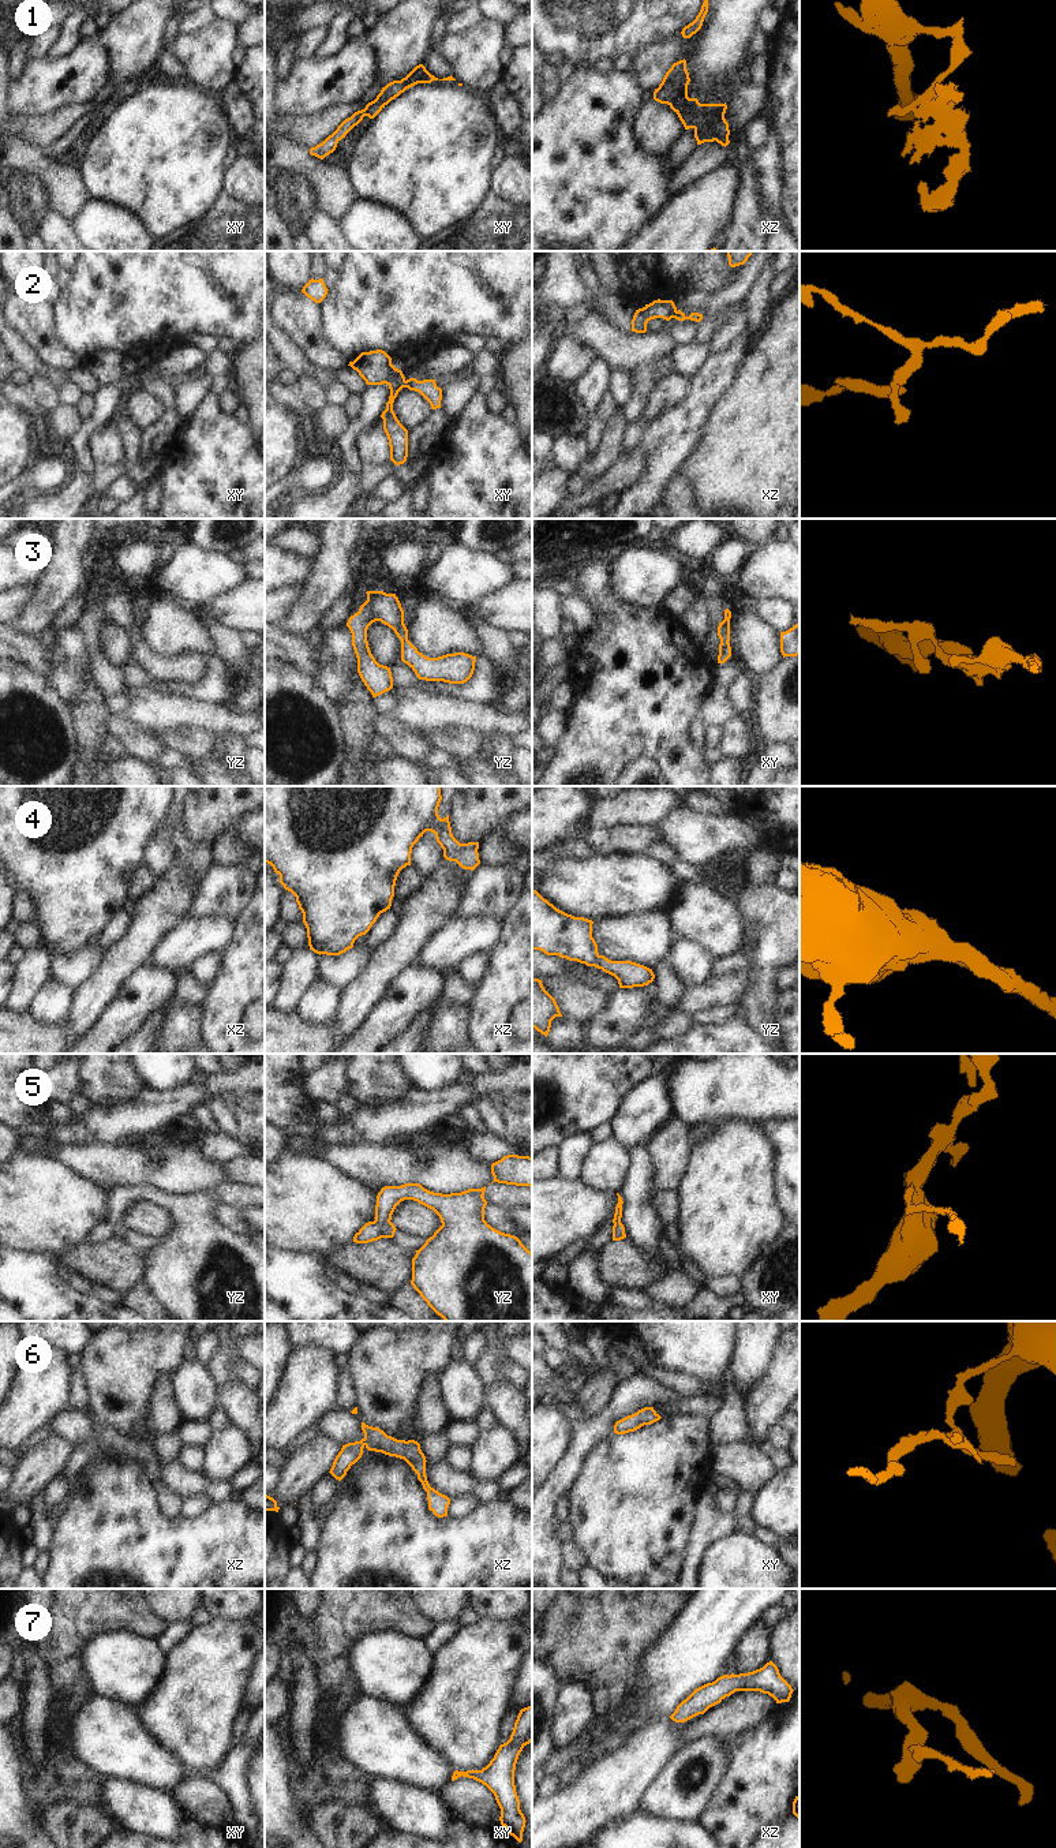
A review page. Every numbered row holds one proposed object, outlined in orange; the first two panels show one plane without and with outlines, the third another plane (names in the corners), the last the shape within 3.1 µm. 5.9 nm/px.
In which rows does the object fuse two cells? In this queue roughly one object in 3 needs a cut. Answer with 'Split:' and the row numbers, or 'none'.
Split: 2

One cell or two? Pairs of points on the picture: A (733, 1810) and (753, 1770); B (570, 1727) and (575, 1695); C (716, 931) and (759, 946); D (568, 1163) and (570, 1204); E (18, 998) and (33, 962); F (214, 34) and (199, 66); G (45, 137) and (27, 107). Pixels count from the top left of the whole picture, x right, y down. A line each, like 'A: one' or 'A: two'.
A: one
B: one
C: two
D: two
E: one
F: one
G: two

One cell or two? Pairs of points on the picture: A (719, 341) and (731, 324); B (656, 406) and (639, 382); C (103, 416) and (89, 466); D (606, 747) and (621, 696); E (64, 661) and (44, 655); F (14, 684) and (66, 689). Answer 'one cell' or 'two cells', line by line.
A: one cell
B: two cells
C: one cell
D: one cell
E: two cells
F: two cells

